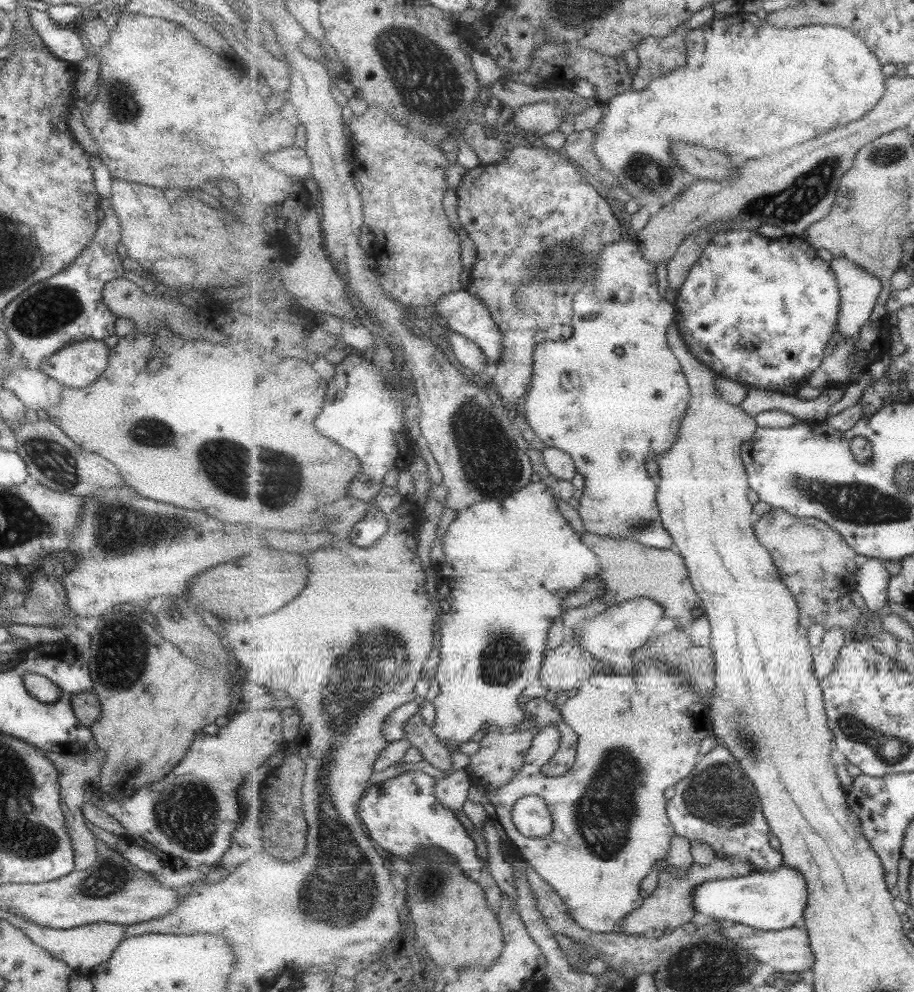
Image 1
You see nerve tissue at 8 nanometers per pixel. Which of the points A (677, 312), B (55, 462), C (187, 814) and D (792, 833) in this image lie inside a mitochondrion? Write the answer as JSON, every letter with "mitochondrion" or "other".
{"A":"other","B":"mitochondrion","C":"mitochondrion","D":"other"}

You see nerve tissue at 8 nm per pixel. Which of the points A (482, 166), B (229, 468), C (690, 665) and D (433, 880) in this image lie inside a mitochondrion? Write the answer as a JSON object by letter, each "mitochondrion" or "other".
{"A":"other","B":"mitochondrion","C":"mitochondrion","D":"mitochondrion"}

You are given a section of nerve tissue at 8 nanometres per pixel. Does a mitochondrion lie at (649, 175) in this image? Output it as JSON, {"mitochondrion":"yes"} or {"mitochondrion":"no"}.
{"mitochondrion":"yes"}

